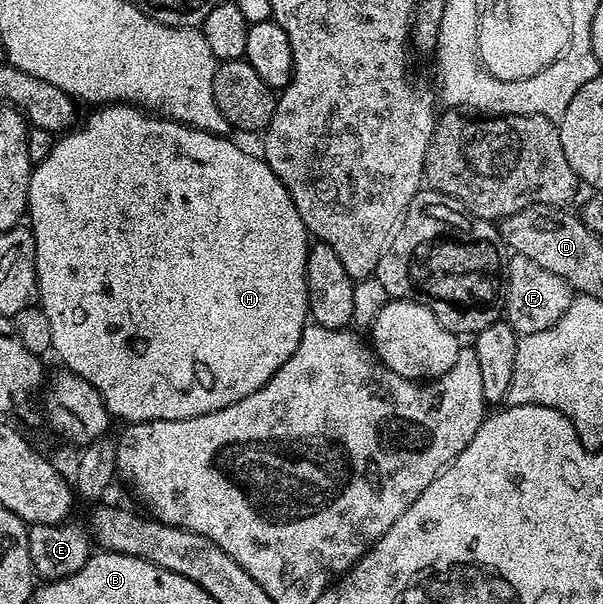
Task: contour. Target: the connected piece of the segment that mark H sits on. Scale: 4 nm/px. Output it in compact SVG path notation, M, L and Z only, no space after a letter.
M105 103L91 110L93 113L84 121L84 129L79 127L65 132L57 140L54 151L46 160L39 162L32 170L30 179L30 195L28 196L27 220L34 235L36 244L36 274L38 275L38 287L40 288L39 308L43 309L46 319L50 319L50 331L52 332L52 349L54 353L64 360L63 368L69 373L76 373L86 383L90 383L102 395L104 406L108 408L109 414L116 417L120 423L139 423L142 421L184 421L188 417L197 417L213 413L219 409L230 407L246 395L261 389L267 381L294 355L294 351L299 347L302 339L304 326L309 324L308 315L308 292L306 291L306 259L308 258L308 246L310 244L310 234L308 228L302 223L302 215L298 215L298 207L294 207L294 199L290 199L290 191L282 187L282 179L270 171L263 159L259 156L251 157L244 149L239 149L232 141L227 141L227 136L218 133L207 133L201 129L193 129L191 125L182 125L179 121L165 119L160 115L153 115L143 108L131 103Z

